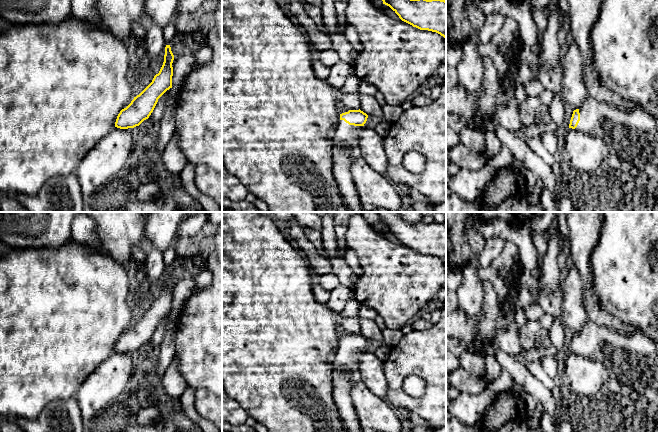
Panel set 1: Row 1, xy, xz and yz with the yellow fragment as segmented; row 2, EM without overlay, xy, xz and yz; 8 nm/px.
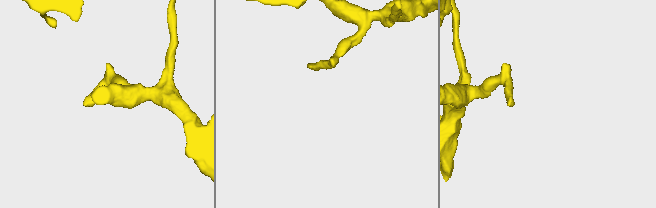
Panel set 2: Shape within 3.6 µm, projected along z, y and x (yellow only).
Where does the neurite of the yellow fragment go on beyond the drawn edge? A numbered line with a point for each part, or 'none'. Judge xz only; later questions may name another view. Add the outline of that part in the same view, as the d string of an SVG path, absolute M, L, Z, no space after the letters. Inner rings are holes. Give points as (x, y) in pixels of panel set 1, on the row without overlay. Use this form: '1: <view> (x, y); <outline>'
1: xz (345, 374); M339 344L332 362L333 399L347 432L362 432L350 391L361 380L359 360L363 351Z

